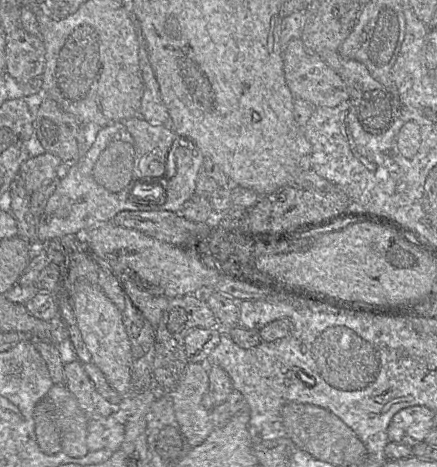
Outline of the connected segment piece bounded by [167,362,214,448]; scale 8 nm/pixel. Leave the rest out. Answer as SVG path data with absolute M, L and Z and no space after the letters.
M188 362L175 388L167 391L173 403L175 418L191 448L202 444L214 429L210 410L202 404L208 387L206 363Z

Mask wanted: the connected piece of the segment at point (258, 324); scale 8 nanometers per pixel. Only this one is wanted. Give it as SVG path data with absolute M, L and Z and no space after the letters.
M284 299L244 300L239 303L239 326L260 331L267 324L281 318L291 318L296 308Z

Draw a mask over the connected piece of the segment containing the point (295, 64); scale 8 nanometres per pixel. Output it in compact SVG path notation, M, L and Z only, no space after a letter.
M302 38L292 39L284 49L283 57L285 80L294 98L301 98L315 107L336 107L349 99L341 76L320 55L309 51Z

